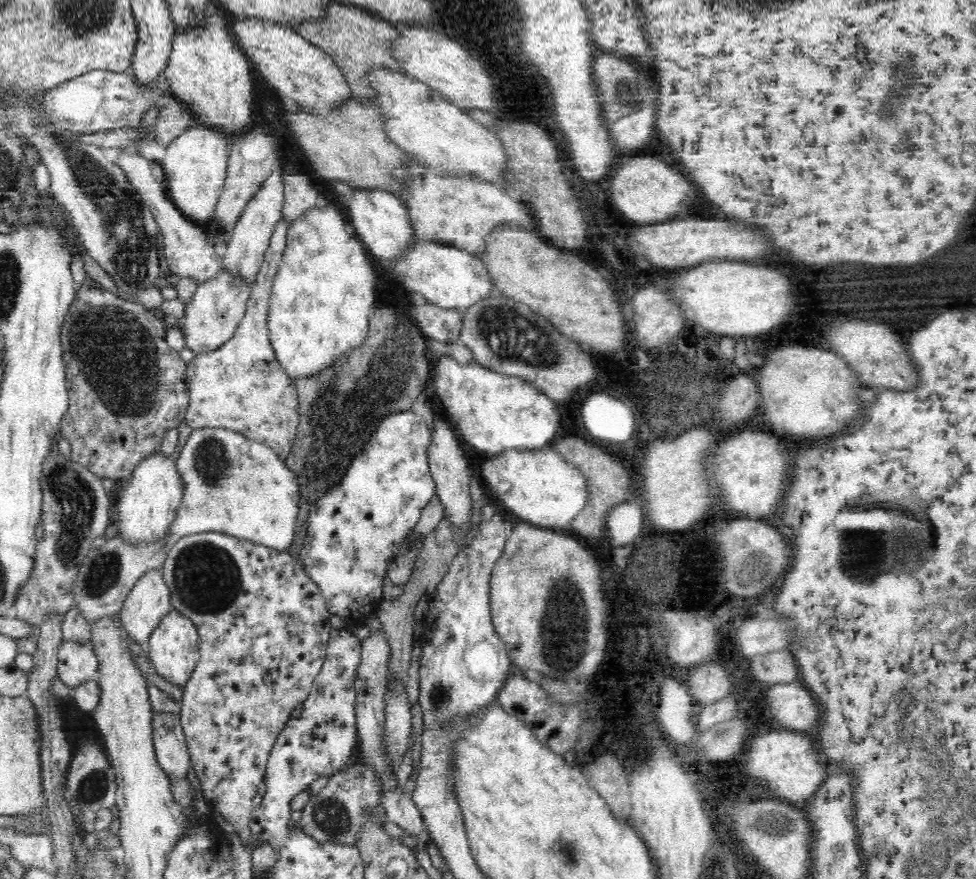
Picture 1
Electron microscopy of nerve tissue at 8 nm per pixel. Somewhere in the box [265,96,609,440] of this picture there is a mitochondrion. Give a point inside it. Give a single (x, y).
(520, 339)

